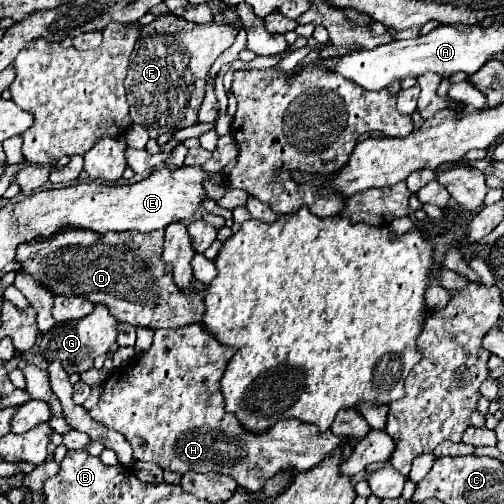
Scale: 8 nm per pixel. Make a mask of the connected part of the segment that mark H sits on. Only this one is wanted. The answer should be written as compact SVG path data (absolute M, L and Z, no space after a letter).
M201 325L177 327L177 329L155 329L153 345L147 353L133 357L127 365L115 367L105 385L101 385L101 395L97 405L89 411L89 415L103 423L107 429L115 429L133 447L133 457L137 461L151 461L161 469L175 471L179 475L195 471L195 473L221 473L231 475L241 483L243 489L255 493L263 487L263 481L275 477L283 471L309 471L319 465L325 457L333 453L339 445L345 443L343 459L353 453L353 445L347 439L335 437L329 429L319 431L315 425L301 423L297 419L277 421L271 429L253 433L247 431L235 415L227 415L225 399L221 393L221 377L229 359L233 357L233 349L219 343L211 333L207 333Z

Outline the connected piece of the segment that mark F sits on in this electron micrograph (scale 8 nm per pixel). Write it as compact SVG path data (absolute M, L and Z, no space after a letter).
M163 13L153 23L145 25L137 47L133 49L129 75L125 79L133 123L143 125L151 139L197 125L197 111L205 97L207 73L213 61L233 45L235 37L237 29L229 23L197 25L169 13Z

